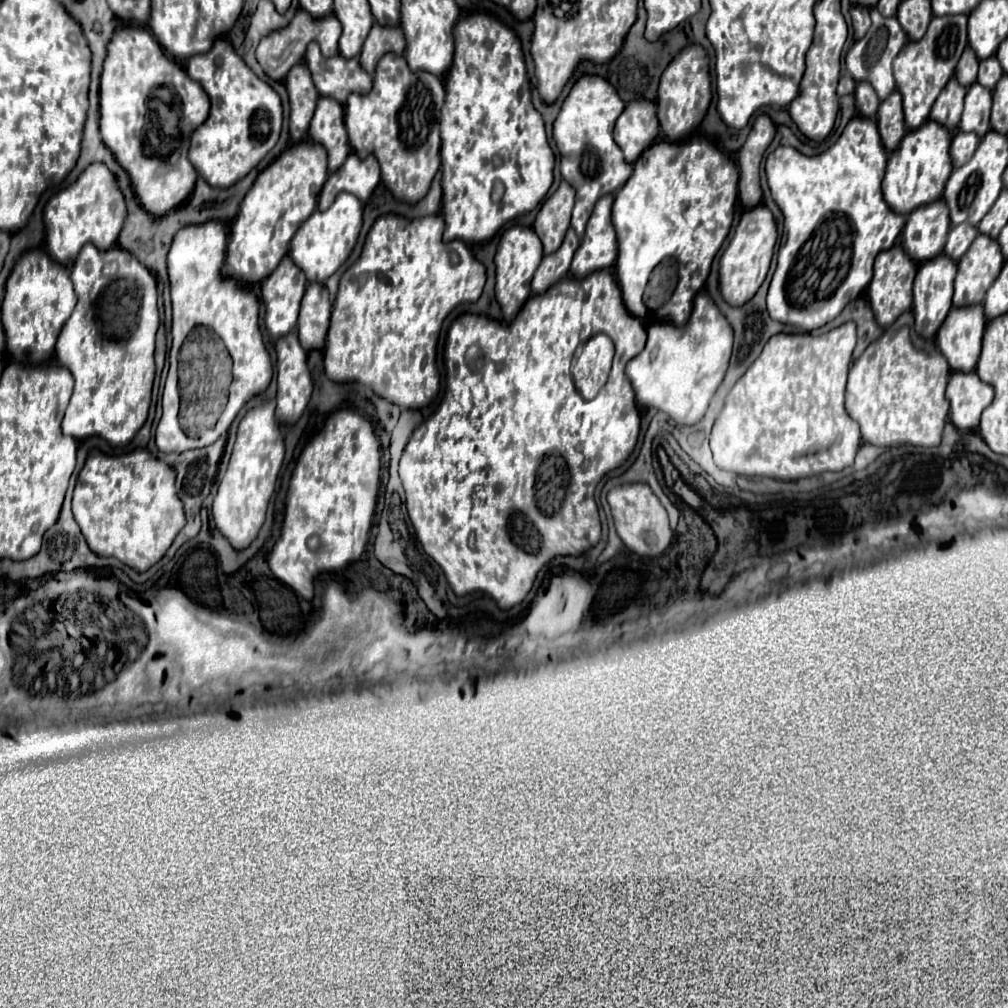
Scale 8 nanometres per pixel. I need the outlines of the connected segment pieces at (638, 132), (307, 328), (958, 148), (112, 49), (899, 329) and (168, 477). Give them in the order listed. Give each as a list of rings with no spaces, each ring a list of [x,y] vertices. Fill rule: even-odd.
[[[629,102],[615,124],[615,142],[621,146],[627,162],[635,162],[639,154],[653,144],[659,134],[655,102]]]
[[[313,282],[307,286],[301,300],[301,312],[297,322],[297,334],[305,350],[319,350],[325,346],[325,336],[329,328],[331,298],[325,284]]]
[[[957,132],[953,136],[953,144],[951,144],[951,158],[953,158],[953,166],[961,166],[965,164],[977,150],[979,144],[979,136],[975,132]]]
[[[123,26],[123,28],[115,30],[115,38],[111,38],[111,42],[107,46],[107,58],[105,58],[103,74],[101,74],[99,106],[101,106],[101,138],[107,144],[107,148],[115,154],[117,162],[131,176],[131,184],[135,188],[135,194],[137,194],[141,206],[147,212],[151,212],[153,216],[163,216],[169,210],[181,206],[185,202],[185,198],[191,194],[195,178],[197,178],[195,168],[187,160],[189,136],[197,126],[201,126],[207,120],[207,114],[209,114],[209,98],[207,98],[207,92],[203,90],[203,86],[199,86],[199,82],[187,78],[185,70],[173,58],[167,58],[167,54],[163,54],[163,48],[159,46],[159,42],[155,42],[155,38],[145,28]],[[157,86],[169,86],[177,94],[177,98],[183,100],[183,112],[179,118],[181,152],[179,152],[177,160],[173,160],[171,156],[161,156],[161,154],[145,154],[145,140],[143,138],[145,138],[145,124],[147,124],[147,114],[149,114],[149,94]]]
[[[903,312],[885,332],[867,346],[867,350],[857,358],[849,370],[847,390],[845,390],[845,410],[861,426],[861,438],[873,446],[895,446],[895,444],[913,444],[913,446],[939,446],[943,428],[949,414],[949,400],[945,388],[951,376],[949,362],[939,354],[935,342],[921,338],[913,330],[913,314]]]
[[[145,448],[125,456],[89,452],[73,492],[73,514],[95,554],[115,556],[137,572],[157,564],[185,526],[183,502],[175,494],[175,470],[153,460]]]

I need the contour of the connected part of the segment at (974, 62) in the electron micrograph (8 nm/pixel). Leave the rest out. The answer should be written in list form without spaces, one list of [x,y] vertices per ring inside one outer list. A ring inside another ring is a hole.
[[[967,46],[967,50],[963,52],[957,70],[955,70],[955,78],[959,80],[959,84],[963,84],[965,88],[969,88],[975,80],[977,80],[977,68],[979,68],[979,58],[977,54]]]

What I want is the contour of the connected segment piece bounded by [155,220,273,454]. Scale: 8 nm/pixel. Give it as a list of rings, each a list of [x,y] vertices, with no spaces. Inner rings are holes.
[[[207,220],[203,224],[187,224],[179,228],[173,236],[173,242],[167,252],[167,272],[171,284],[171,304],[173,304],[173,324],[171,336],[173,344],[168,353],[170,362],[167,379],[162,396],[162,416],[157,426],[157,448],[161,452],[175,452],[181,454],[191,448],[203,448],[213,444],[221,434],[227,432],[237,412],[243,404],[257,392],[265,390],[271,382],[271,360],[263,346],[261,332],[259,332],[259,298],[255,292],[239,286],[237,282],[227,282],[223,278],[223,254],[227,248],[227,228],[221,220]],[[195,326],[209,326],[213,328],[221,340],[225,342],[231,358],[233,358],[233,382],[229,392],[229,402],[213,430],[205,436],[193,440],[183,434],[179,424],[180,394],[177,390],[177,352],[185,342],[187,334]]]

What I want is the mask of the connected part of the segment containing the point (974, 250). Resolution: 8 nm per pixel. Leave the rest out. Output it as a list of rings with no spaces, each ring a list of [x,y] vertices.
[[[977,234],[975,242],[959,260],[959,270],[955,278],[955,306],[979,304],[985,298],[987,288],[997,278],[1005,258],[999,250],[997,240],[987,234]]]

